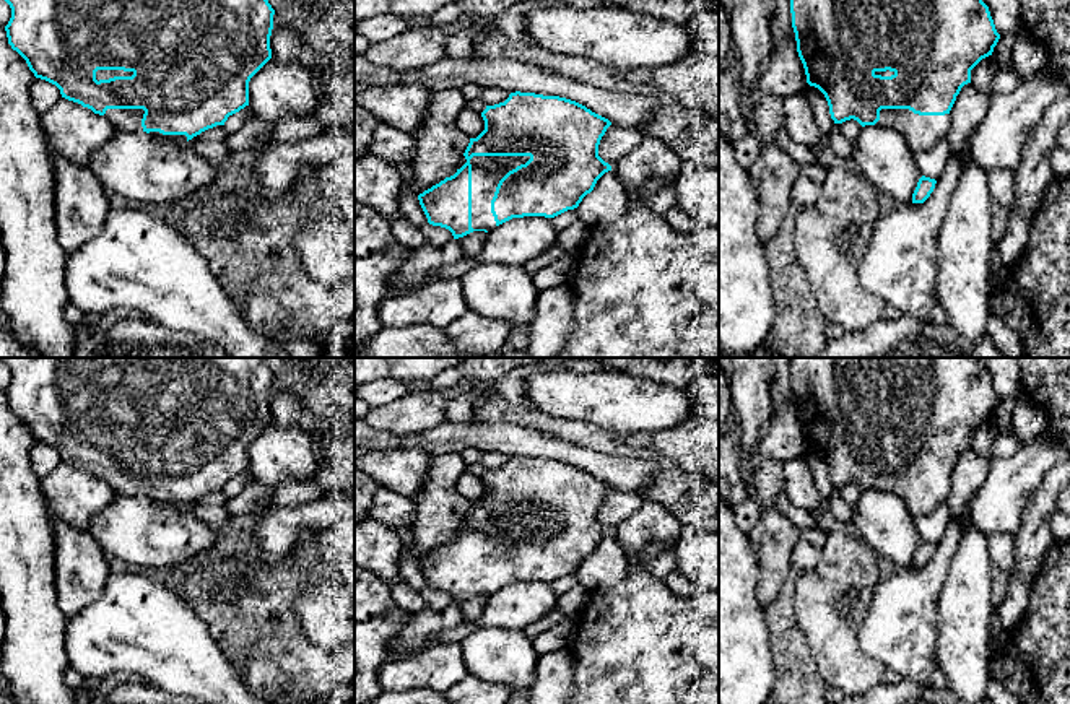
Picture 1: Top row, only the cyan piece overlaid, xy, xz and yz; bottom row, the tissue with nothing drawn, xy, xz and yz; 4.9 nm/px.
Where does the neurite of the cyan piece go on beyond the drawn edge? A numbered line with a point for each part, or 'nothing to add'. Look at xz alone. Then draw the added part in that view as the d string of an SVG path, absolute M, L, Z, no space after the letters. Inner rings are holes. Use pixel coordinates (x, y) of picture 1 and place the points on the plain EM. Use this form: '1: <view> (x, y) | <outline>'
1: xz (487, 535) | M473 520L472 528L472 592L496 592L491 564L499 545L512 533L525 528L530 520Z

